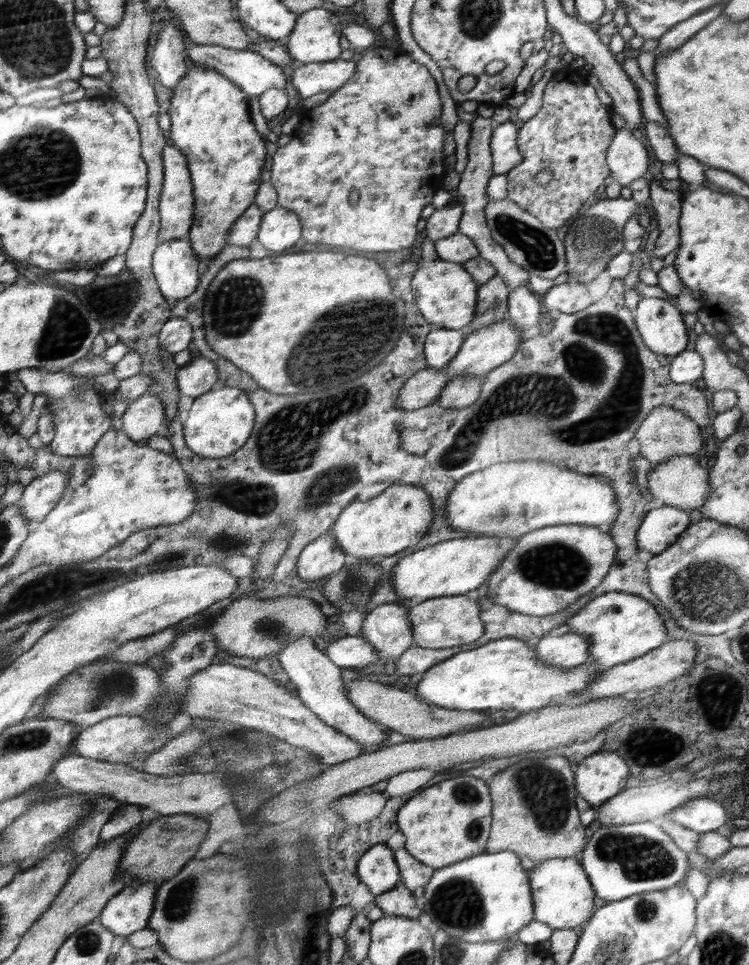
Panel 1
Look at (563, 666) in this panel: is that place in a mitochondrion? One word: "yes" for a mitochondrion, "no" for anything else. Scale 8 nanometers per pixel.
no

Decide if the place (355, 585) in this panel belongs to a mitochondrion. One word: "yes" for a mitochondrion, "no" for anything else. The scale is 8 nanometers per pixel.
yes

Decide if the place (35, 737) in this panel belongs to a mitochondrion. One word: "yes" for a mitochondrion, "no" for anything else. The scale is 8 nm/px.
yes

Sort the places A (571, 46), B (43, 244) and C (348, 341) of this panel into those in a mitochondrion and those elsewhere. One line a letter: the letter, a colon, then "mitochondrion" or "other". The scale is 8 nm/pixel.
A: other
B: other
C: mitochondrion

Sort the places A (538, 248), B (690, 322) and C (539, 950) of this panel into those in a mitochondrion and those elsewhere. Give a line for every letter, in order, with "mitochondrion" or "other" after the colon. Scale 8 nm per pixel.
A: mitochondrion
B: other
C: other

